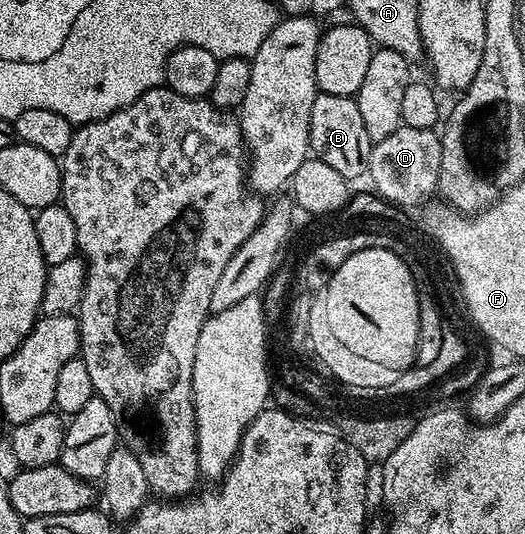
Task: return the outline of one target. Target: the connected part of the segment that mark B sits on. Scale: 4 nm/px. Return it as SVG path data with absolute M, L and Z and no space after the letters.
M319 92L312 102L310 118L310 152L313 159L328 162L328 166L332 166L332 170L337 170L341 176L353 178L366 172L371 147L357 99Z

